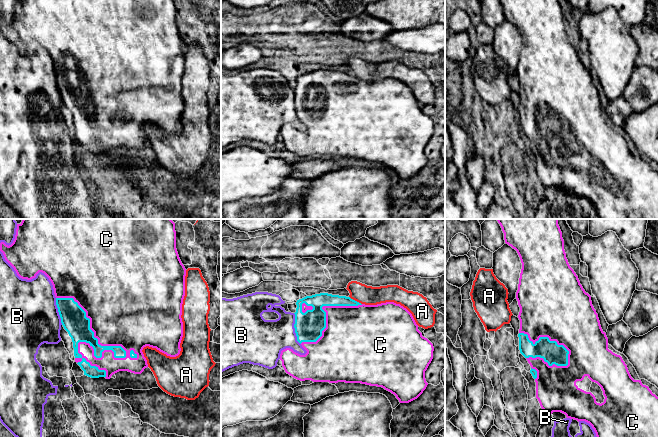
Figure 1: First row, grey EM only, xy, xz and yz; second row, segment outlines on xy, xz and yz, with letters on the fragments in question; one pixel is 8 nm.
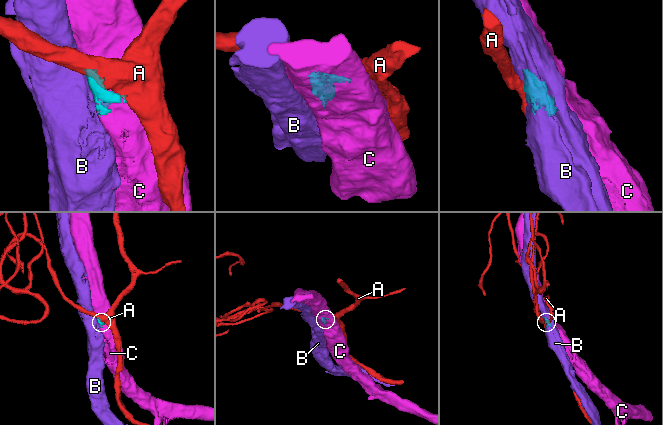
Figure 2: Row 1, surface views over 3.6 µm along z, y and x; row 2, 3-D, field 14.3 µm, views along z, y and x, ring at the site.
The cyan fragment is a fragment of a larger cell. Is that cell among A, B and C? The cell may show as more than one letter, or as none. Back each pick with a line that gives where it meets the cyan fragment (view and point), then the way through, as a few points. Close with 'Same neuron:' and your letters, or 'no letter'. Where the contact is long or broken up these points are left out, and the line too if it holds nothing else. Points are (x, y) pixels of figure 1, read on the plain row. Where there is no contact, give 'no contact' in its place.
C: contact xy (121, 133)
Same neuron: C

